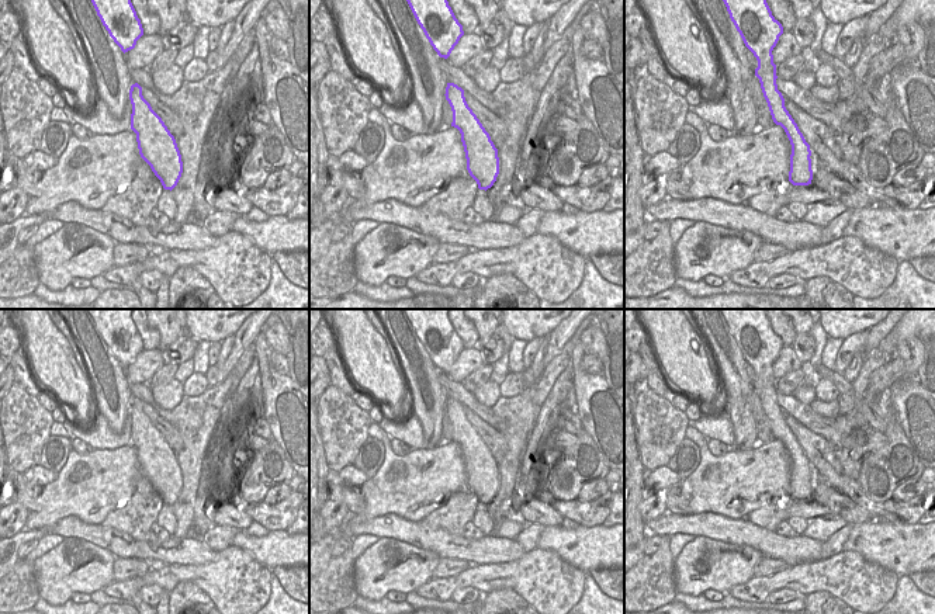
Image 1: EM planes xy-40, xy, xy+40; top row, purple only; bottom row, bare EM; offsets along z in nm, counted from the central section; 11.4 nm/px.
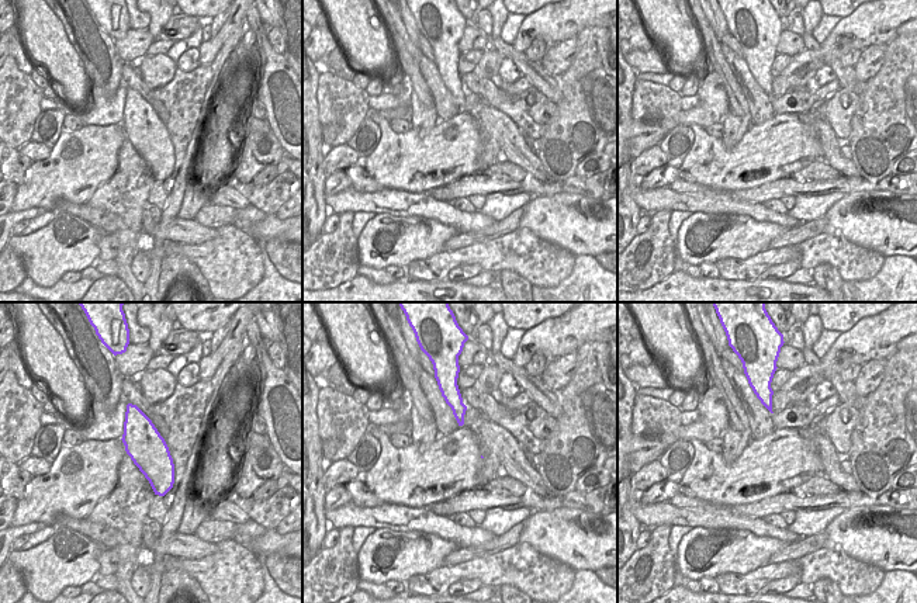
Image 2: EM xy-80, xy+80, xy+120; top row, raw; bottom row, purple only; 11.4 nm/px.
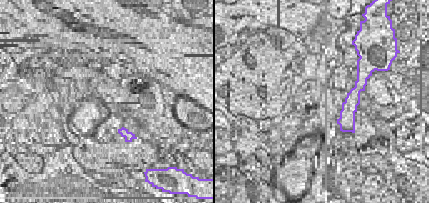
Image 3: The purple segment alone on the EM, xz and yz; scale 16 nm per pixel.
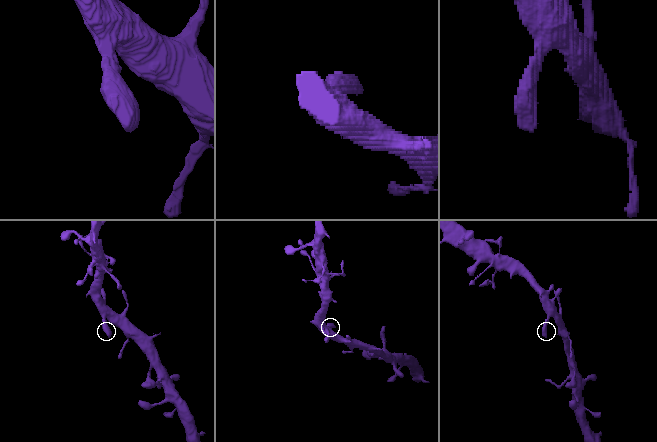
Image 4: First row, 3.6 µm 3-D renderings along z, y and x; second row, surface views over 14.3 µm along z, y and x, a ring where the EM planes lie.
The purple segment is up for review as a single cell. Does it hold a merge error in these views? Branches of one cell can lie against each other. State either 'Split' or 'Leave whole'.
Leave whole

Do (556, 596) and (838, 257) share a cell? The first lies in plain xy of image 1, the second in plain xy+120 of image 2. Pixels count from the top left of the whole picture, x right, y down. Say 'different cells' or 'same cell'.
same cell

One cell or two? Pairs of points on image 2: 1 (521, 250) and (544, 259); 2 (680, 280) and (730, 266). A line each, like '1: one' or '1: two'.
1: one
2: two

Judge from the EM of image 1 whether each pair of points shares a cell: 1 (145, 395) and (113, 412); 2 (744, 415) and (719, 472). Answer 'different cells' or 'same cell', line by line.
1: different cells
2: different cells

